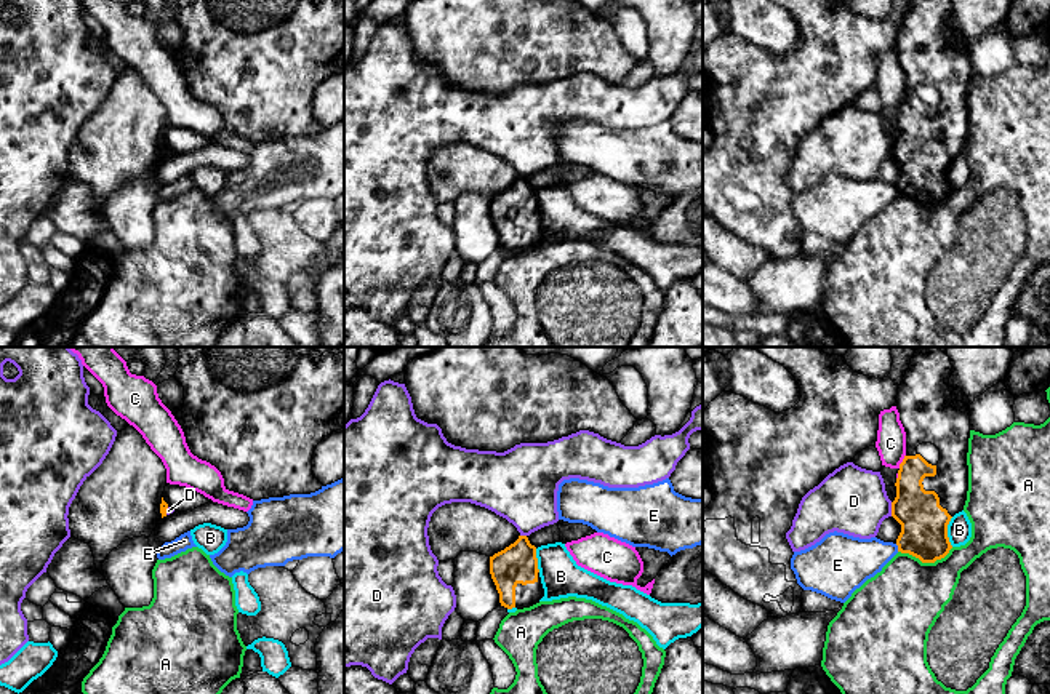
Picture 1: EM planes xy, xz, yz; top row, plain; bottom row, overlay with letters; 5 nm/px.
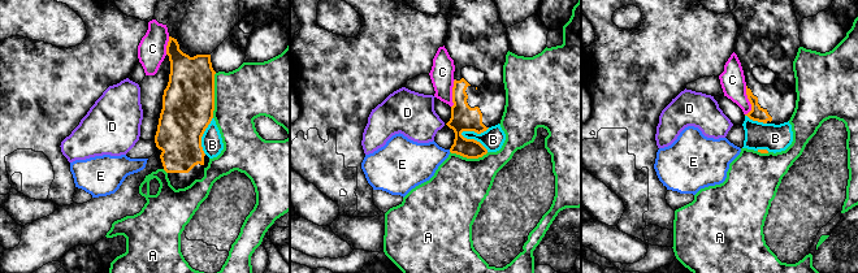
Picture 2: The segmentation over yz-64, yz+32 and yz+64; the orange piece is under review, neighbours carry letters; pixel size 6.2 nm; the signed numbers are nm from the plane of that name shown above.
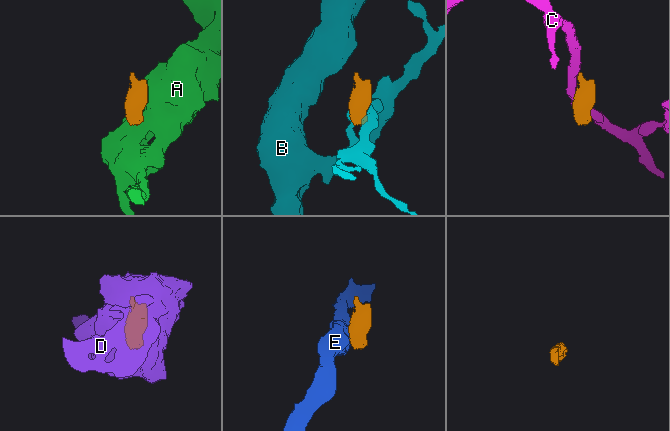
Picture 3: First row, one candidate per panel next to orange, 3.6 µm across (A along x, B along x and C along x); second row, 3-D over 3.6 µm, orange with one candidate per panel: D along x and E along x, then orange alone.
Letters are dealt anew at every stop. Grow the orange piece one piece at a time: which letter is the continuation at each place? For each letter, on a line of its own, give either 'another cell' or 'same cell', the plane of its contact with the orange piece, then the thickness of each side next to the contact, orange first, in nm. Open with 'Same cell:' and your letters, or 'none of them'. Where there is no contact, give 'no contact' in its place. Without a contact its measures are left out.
Same cell: none of them
A: another cell | yz | 240/380 nm
B: another cell | yz | 240/130 nm
C: another cell | yz | 220/150 nm
D: another cell | yz | 240/340 nm
E: another cell | yz | 240/240 nm

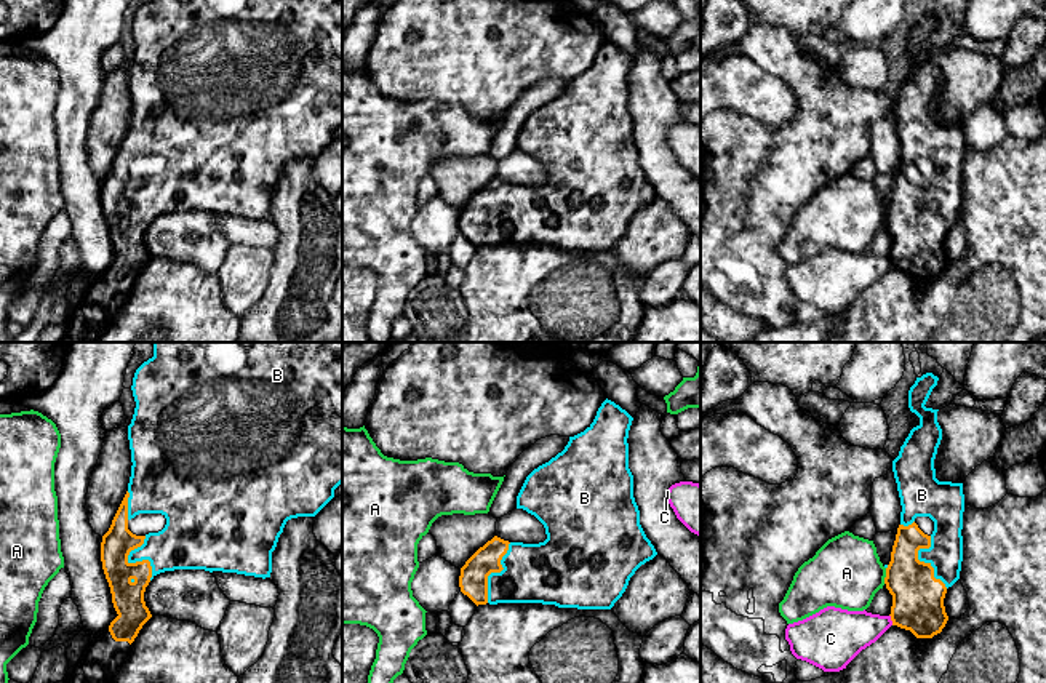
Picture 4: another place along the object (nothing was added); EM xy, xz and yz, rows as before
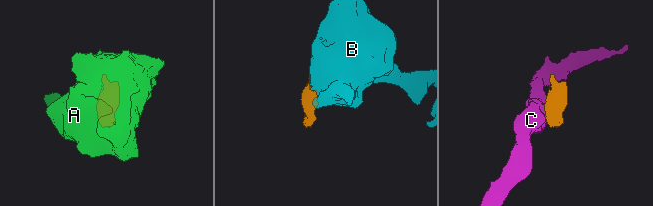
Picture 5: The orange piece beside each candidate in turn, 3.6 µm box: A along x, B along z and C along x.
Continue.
Same cell: B
A: another cell | yz | 260/360 nm
B: same cell | xy | 160/260 nm
C: another cell | yz | 260/240 nm

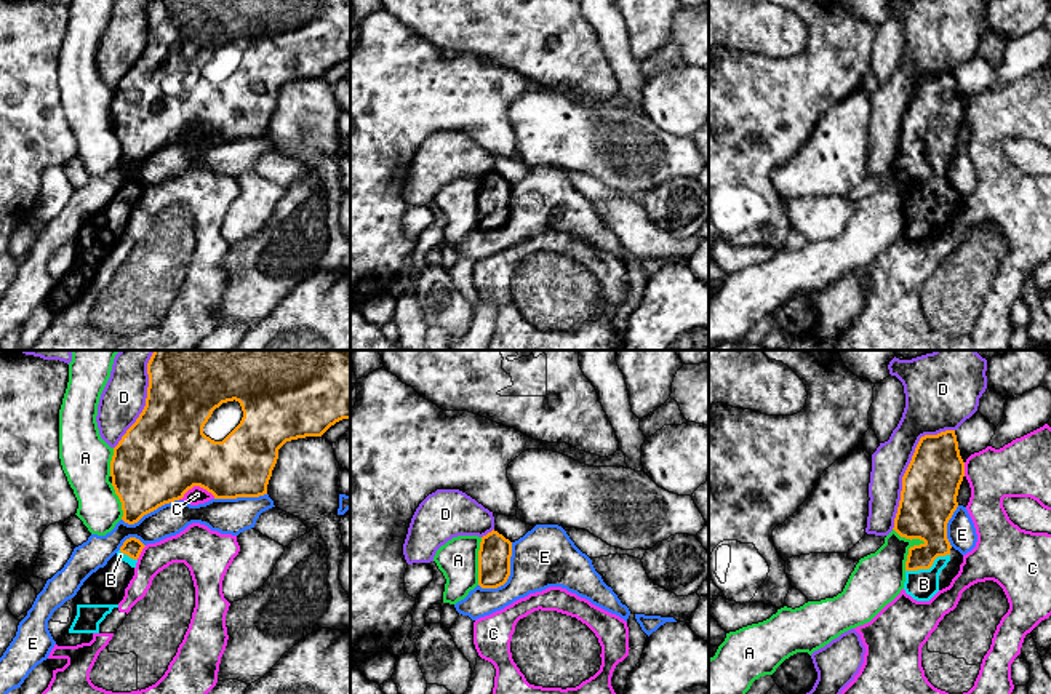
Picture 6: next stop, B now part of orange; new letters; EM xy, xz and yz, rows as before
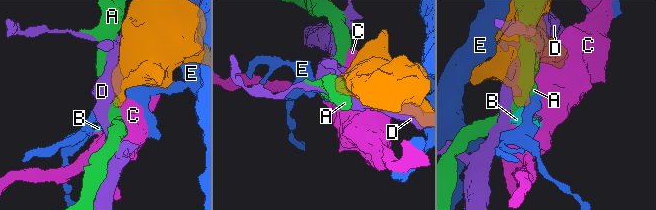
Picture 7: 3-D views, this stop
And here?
Same cell: B
A: another cell | yz | 280/240 nm
B: same cell | yz | 220/160 nm
C: another cell | xy | 440/90 nm
D: another cell | yz | 280/180 nm
E: another cell | xz | 160/300 nm

